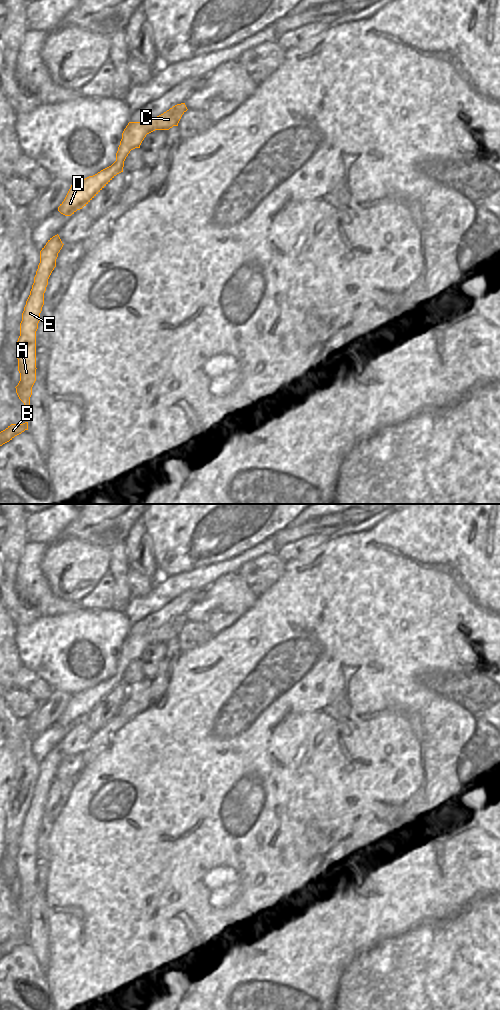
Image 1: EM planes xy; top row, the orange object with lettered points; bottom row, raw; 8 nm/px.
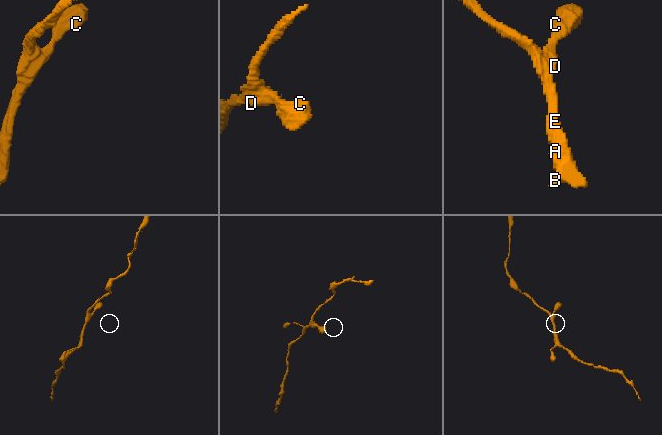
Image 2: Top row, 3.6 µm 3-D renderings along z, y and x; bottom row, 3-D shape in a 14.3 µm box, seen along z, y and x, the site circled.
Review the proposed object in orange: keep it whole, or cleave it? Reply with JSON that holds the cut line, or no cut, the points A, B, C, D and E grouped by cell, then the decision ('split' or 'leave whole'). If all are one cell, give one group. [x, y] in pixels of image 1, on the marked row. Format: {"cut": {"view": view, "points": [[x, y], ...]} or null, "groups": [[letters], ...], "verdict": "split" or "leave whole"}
{"cut": null, "groups": [["A", "B", "C", "D", "E"]], "verdict": "leave whole"}

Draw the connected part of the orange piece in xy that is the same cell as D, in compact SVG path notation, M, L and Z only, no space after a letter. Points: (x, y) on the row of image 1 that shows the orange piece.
M181 103L147 122L129 122L122 133L116 161L97 174L73 183L58 211L65 216L71 216L86 206L117 174L123 172L126 157L131 150L140 148L147 134L178 126L187 110L185 103Z

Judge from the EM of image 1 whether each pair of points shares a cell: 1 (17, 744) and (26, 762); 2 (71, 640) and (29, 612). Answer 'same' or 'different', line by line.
1: same
2: different

